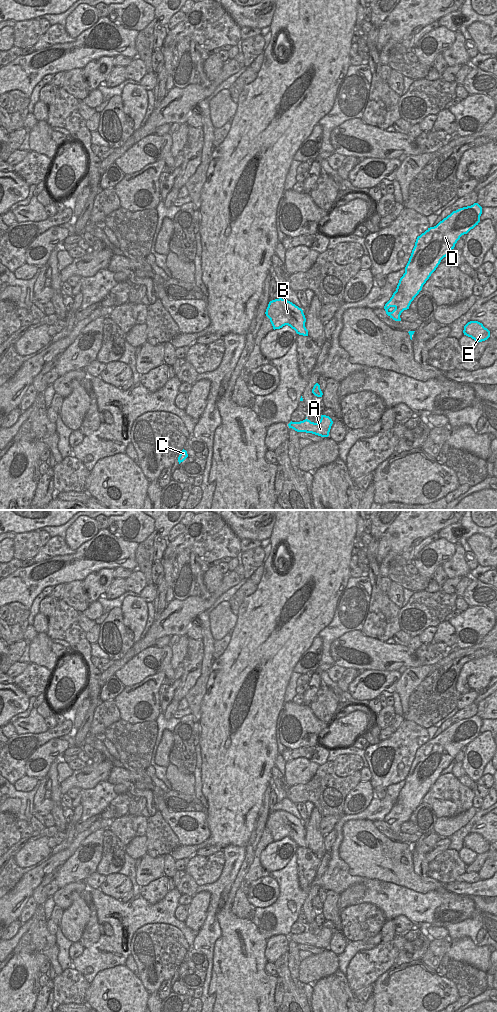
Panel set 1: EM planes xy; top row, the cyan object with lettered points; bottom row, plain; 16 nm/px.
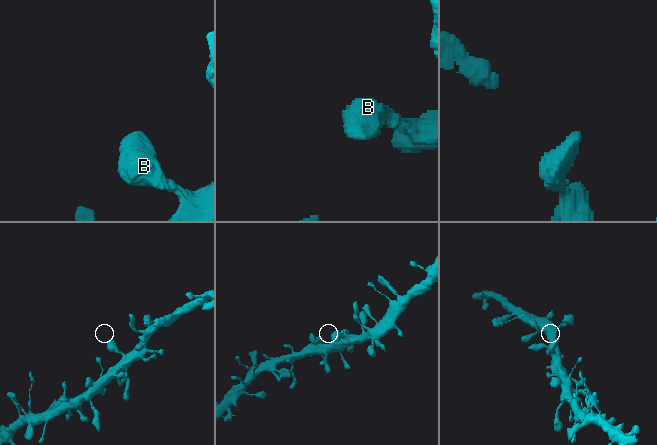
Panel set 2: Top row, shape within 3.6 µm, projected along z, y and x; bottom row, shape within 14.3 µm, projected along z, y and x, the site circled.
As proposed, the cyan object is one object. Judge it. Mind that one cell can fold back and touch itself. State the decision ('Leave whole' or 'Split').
Leave whole

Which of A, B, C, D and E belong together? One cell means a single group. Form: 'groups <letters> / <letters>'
groups A B C D E

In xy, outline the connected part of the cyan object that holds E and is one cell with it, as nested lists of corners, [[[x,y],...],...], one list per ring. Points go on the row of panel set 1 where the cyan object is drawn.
[[[478,321],[468,322],[464,326],[463,333],[477,342],[485,341],[490,337],[490,331]]]

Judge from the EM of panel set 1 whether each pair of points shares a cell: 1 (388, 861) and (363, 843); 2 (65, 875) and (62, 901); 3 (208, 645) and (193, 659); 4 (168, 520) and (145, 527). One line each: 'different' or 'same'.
1: same
2: different
3: different
4: different

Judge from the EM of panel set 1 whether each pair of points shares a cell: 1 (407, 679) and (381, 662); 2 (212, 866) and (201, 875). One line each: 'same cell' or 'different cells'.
1: different cells
2: same cell

